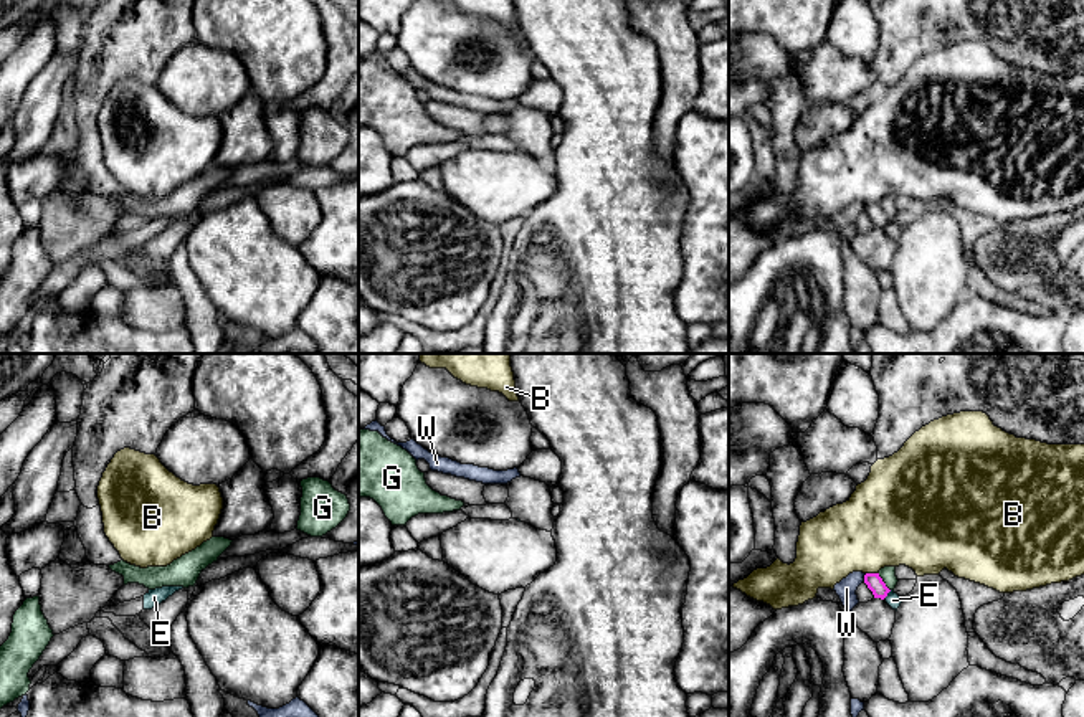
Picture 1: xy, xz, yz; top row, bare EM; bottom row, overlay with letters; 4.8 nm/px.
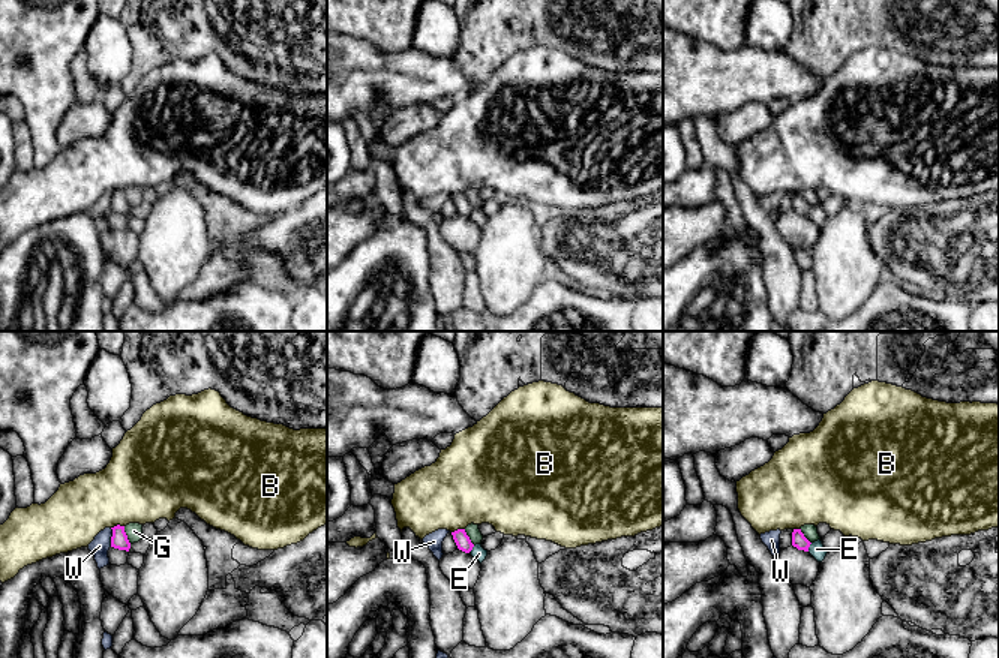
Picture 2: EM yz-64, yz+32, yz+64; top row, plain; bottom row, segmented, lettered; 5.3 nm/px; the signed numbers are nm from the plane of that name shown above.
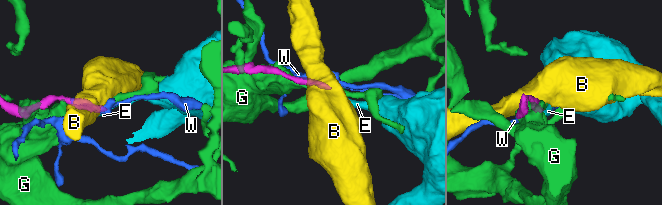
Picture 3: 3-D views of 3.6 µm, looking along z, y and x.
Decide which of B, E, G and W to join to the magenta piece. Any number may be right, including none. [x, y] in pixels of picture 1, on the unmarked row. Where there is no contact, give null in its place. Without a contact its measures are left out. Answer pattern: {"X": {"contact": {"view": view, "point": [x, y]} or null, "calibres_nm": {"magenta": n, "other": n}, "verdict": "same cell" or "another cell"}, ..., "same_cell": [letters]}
{"B": {"contact": {"view": "yz", "point": [873, 204]}, "calibres_nm": {"magenta": 80, "other": 420}, "verdict": "another cell"}, "E": {"contact": {"view": "yz", "point": [886, 225]}, "calibres_nm": {"magenta": 80, "other": 70}, "verdict": "another cell"}, "G": {"contact": {"view": "yz", "point": [883, 212]}, "calibres_nm": {"magenta": 80, "other": 80}, "verdict": "another cell"}, "W": {"contact": {"view": "yz", "point": [865, 207]}, "calibres_nm": {"magenta": 80, "other": 100}, "verdict": "another cell"}, "same_cell": []}

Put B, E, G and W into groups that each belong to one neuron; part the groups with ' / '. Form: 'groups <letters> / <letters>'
groups B / E / G / W

